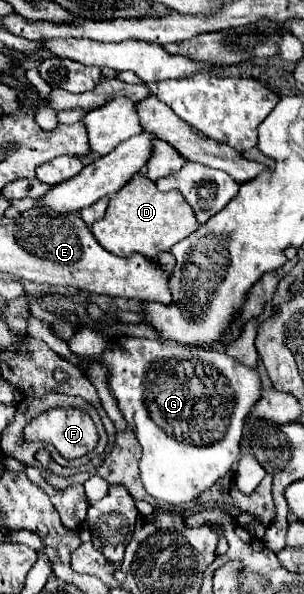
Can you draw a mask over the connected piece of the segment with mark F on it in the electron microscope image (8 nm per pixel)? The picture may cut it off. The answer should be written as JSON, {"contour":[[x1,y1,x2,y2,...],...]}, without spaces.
{"contour":[[51,408,51,410,43,412,39,418,31,420,25,426,23,438,25,438,25,442,42,441,52,444,67,460,89,454,99,442,99,434,97,434,97,428,95,428,91,416,79,408]]}

